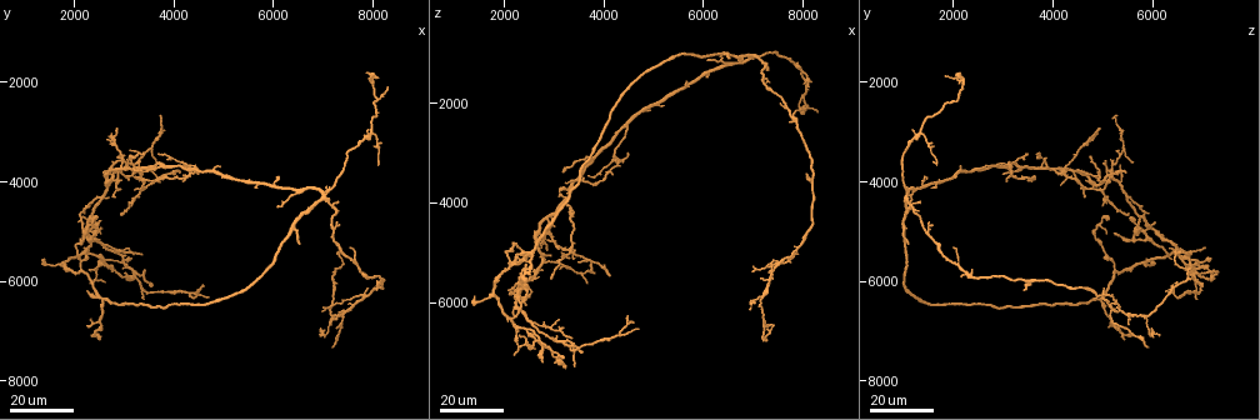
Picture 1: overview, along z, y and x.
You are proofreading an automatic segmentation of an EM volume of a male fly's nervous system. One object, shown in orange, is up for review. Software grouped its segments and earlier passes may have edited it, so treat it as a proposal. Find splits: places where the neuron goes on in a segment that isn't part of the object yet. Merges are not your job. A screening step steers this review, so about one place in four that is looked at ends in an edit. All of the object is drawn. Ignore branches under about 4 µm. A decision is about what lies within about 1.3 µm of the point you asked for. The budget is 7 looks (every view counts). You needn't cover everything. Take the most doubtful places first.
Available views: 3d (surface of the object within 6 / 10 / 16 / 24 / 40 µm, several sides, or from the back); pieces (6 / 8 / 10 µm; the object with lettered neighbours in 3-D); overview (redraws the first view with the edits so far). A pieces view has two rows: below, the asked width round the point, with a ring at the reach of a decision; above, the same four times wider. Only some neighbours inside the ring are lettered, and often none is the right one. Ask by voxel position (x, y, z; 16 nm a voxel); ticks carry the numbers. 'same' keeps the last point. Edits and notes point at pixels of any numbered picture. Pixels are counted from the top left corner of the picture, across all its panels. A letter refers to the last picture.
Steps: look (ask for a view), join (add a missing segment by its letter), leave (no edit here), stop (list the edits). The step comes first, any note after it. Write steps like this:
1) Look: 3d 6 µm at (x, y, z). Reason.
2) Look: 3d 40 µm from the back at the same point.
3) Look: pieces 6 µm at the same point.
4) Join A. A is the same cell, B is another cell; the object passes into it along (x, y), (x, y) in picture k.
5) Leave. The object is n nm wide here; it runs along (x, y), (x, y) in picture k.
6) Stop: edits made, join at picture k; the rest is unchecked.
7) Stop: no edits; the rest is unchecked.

Look: 3d 24 µm at (6500, 5250, 1100). Branch stops here.

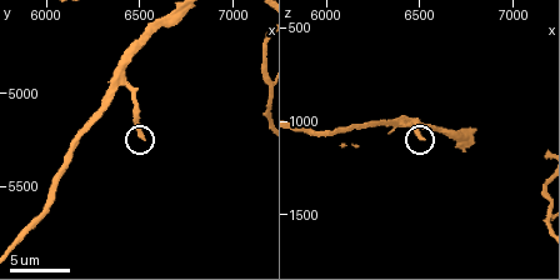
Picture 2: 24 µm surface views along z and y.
Look: pieces 6 µm at (6520, 5240, 1100).

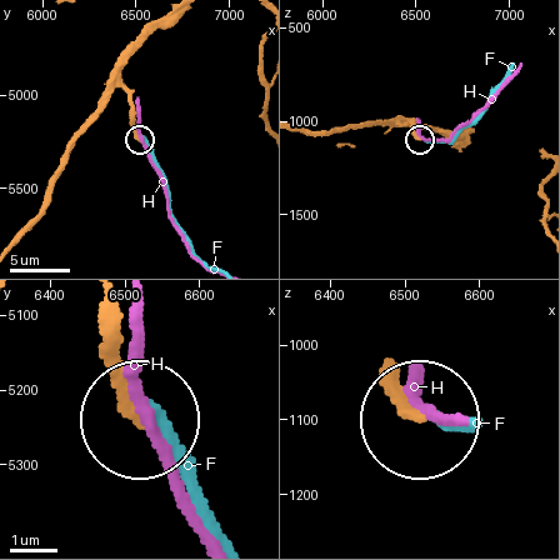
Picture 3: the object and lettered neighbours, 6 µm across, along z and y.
Leave. F and H are other cells; it runs along (108, 348), (140, 415) in picture 3; none of them fits.

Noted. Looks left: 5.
Look: 3d 16 µm at (6100, 4500, 1100). Free end.

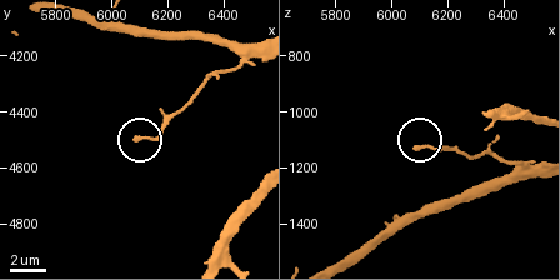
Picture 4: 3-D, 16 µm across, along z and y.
Look: pieces 6 µm at (6090, 4500, 1120).

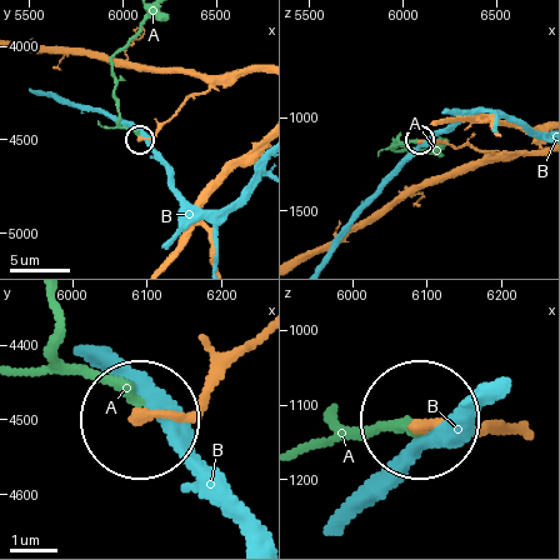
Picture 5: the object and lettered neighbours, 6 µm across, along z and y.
Leave. A and B are other cells; none of them fits.

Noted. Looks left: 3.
Look: 3d 24 µm at (2950, 3550, 5050). Tapers out.

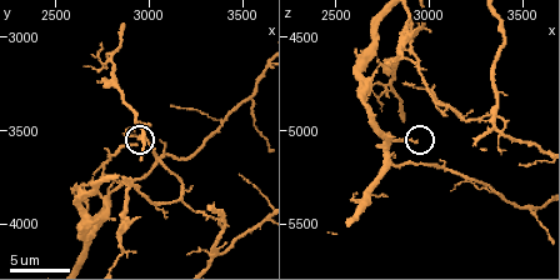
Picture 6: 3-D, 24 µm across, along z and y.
Look: pieces 8 µm at (2940, 3580, 5080).

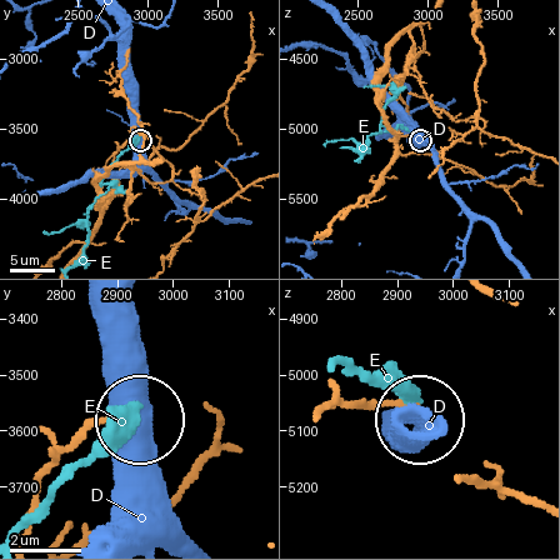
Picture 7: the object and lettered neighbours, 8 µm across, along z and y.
Leave. D and E are other cells; none of them fits.

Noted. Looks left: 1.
Stop: no edits; the rest is unchecked.

